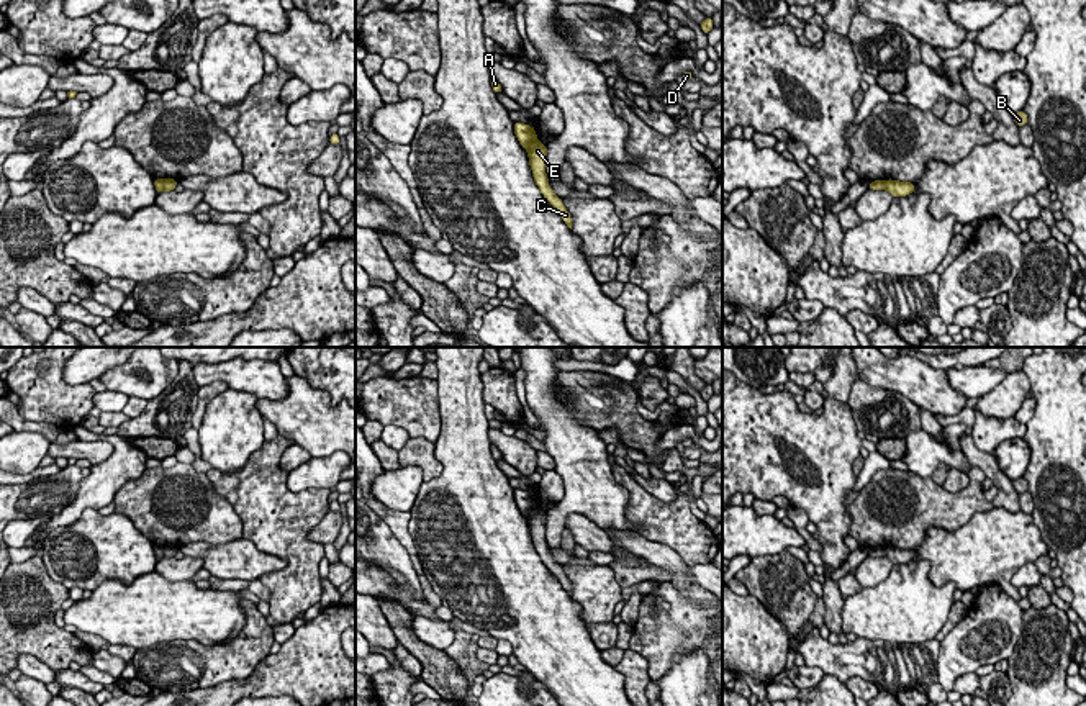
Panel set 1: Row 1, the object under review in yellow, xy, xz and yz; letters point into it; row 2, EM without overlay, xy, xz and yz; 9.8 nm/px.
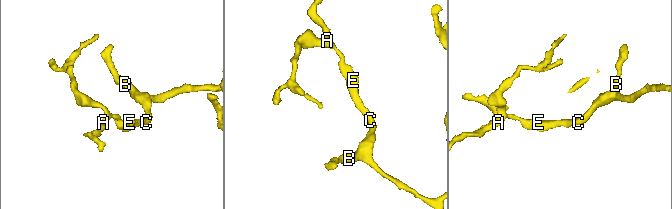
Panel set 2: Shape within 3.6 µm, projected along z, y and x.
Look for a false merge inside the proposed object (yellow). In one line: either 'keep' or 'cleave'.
cleave

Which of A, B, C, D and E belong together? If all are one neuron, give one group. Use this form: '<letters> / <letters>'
A / B C D E

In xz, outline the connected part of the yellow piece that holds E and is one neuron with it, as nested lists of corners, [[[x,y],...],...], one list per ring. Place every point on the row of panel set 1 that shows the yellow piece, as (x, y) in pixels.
[[[534,141],[527,147],[529,167],[532,170],[534,182],[539,187],[542,197],[550,203],[550,206],[555,208],[555,211],[560,215],[563,223],[572,229],[570,213],[563,206],[563,201],[554,193],[554,190],[549,185],[549,179],[545,174],[545,154],[547,154],[547,146],[539,141]]]

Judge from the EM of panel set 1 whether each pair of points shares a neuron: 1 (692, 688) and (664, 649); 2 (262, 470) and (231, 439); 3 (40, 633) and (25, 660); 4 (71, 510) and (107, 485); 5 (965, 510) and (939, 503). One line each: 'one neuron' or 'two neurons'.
1: two neurons
2: two neurons
3: two neurons
4: one neuron
5: one neuron

